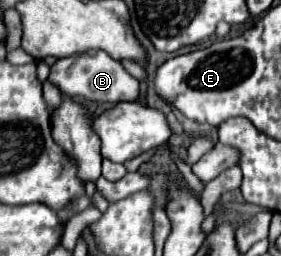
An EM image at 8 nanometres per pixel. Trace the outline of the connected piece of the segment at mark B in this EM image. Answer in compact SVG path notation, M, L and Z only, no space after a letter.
M91 50L85 52L81 56L69 56L69 58L61 58L59 62L55 62L51 66L49 78L47 78L53 86L59 88L61 94L67 96L81 96L85 100L91 102L133 102L139 98L139 80L135 80L123 66L121 62L113 60L107 52L103 50Z

